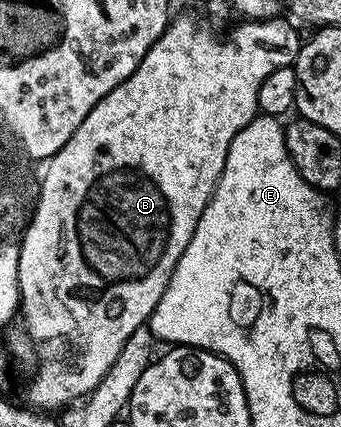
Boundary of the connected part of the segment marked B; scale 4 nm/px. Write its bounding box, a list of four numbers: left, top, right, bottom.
[18,16,304,411]

